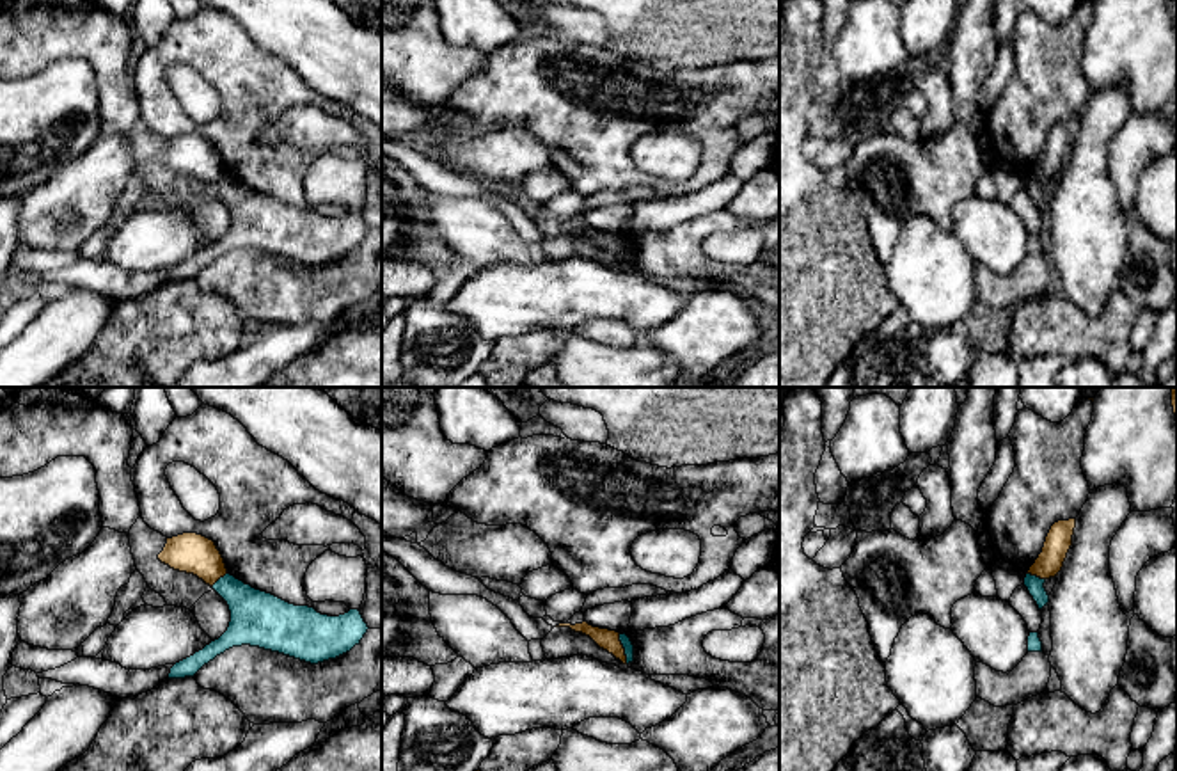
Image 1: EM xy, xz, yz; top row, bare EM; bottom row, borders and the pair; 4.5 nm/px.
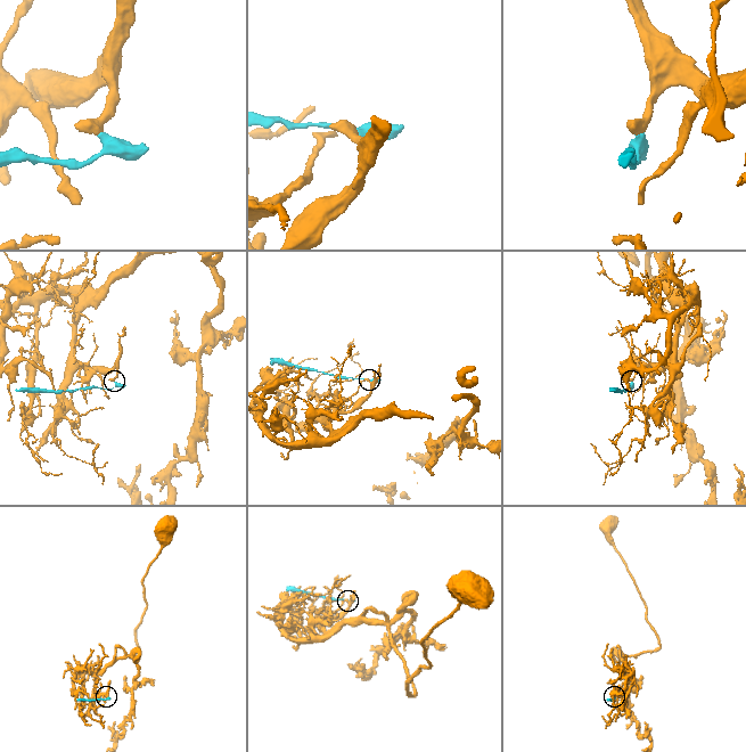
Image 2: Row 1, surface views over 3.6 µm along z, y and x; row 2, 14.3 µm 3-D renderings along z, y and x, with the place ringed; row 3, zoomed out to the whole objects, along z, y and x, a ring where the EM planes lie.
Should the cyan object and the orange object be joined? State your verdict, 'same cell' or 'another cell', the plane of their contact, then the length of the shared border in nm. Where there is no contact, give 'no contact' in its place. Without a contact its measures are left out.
another cell; meets cyan in xz; contact 140 nm long

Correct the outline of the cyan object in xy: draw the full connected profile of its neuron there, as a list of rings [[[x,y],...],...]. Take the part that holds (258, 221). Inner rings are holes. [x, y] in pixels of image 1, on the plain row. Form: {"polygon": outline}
{"polygon": [[[225,176],[211,188],[229,208],[227,233],[202,252],[176,265],[169,281],[194,279],[204,266],[233,249],[250,247],[311,266],[336,261],[360,245],[367,234],[359,211],[339,219],[309,208],[289,206]]]}

